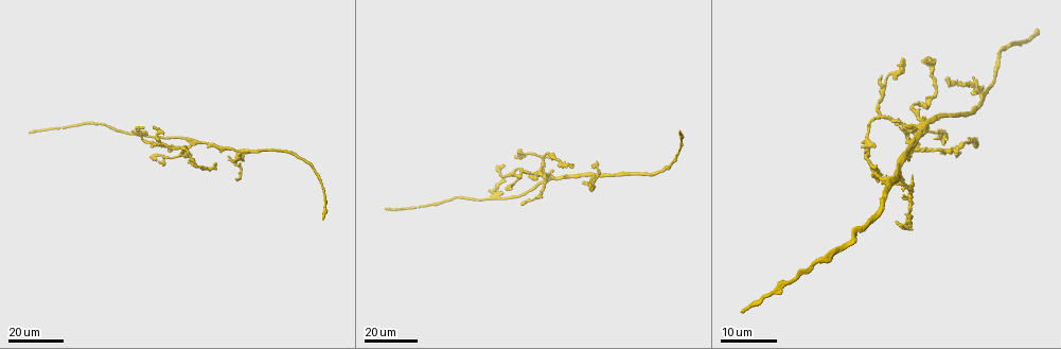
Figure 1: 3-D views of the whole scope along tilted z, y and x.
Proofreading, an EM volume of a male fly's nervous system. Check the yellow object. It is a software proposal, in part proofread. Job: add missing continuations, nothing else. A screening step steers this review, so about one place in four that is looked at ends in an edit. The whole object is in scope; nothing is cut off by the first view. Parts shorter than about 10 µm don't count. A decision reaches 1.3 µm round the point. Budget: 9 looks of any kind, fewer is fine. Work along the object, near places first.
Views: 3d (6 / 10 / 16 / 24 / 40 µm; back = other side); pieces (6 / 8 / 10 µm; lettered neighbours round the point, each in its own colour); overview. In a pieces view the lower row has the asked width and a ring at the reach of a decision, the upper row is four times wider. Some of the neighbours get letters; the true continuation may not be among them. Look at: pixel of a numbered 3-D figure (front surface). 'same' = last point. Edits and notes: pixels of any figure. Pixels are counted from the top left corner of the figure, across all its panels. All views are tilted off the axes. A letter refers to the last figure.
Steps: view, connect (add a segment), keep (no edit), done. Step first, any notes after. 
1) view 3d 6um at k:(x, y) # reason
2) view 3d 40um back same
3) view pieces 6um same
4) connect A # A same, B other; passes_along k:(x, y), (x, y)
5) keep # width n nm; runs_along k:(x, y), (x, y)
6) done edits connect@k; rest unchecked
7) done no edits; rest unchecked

view 3d 24um at 1:(154, 126) # an open end

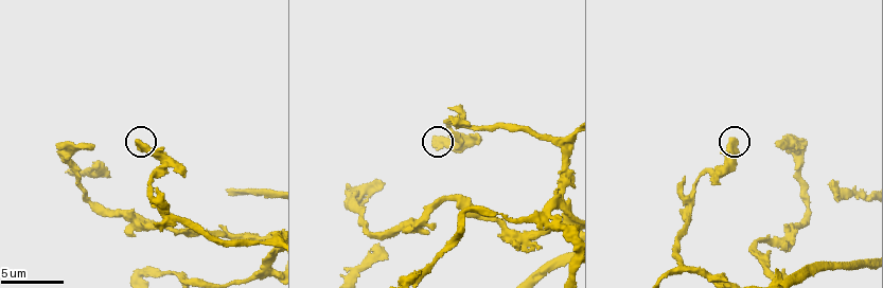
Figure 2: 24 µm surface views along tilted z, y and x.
view 3d 10um at 2:(434, 141) # closer look

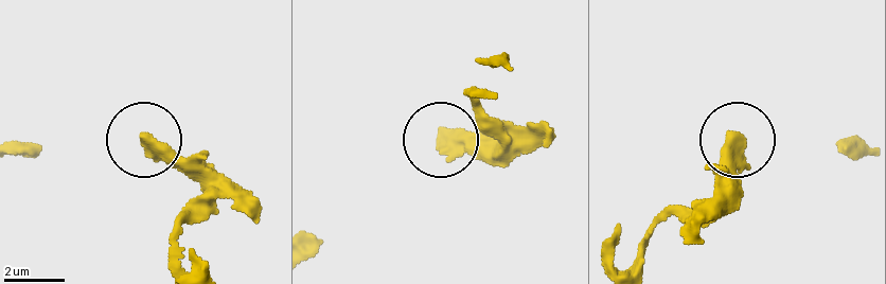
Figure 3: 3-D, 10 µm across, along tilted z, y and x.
view pieces 6um at 3:(441, 136)

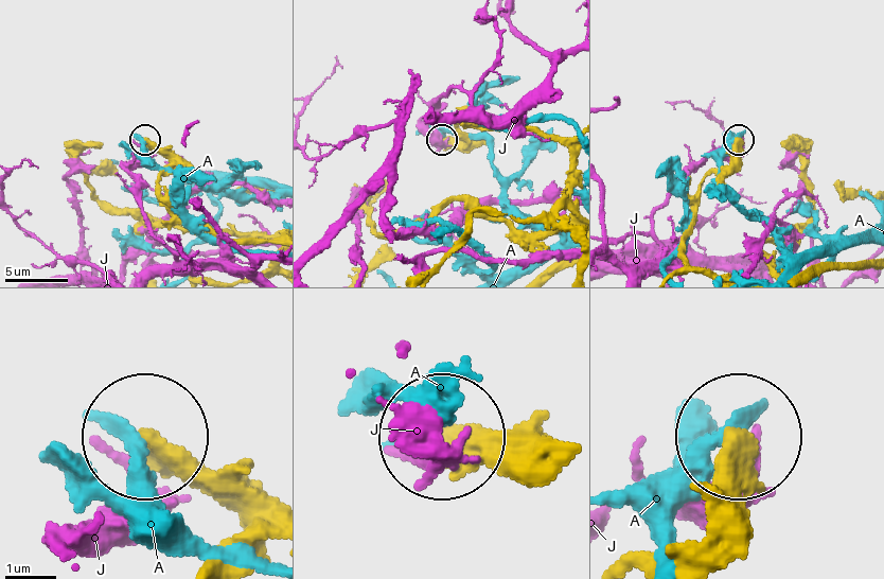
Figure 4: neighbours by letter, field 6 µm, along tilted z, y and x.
keep # width 380 nm; A other, J other; runs_along 4:(646, 566), (692, 544), (736, 446); none of them fits

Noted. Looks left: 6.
view 3d 16um at 1:(506, 187)

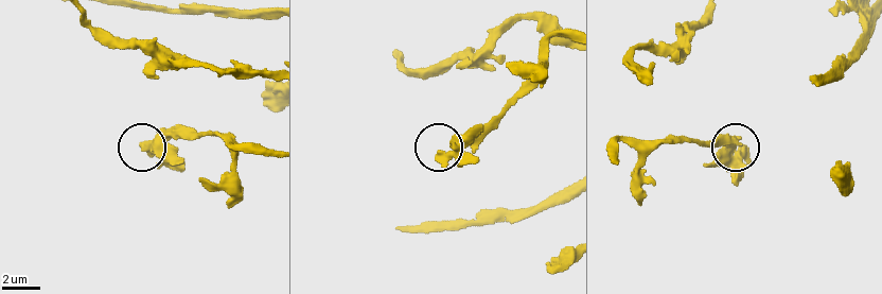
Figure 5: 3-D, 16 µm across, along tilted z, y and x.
view pieces 6um at 5:(746, 150) # see the neighbours

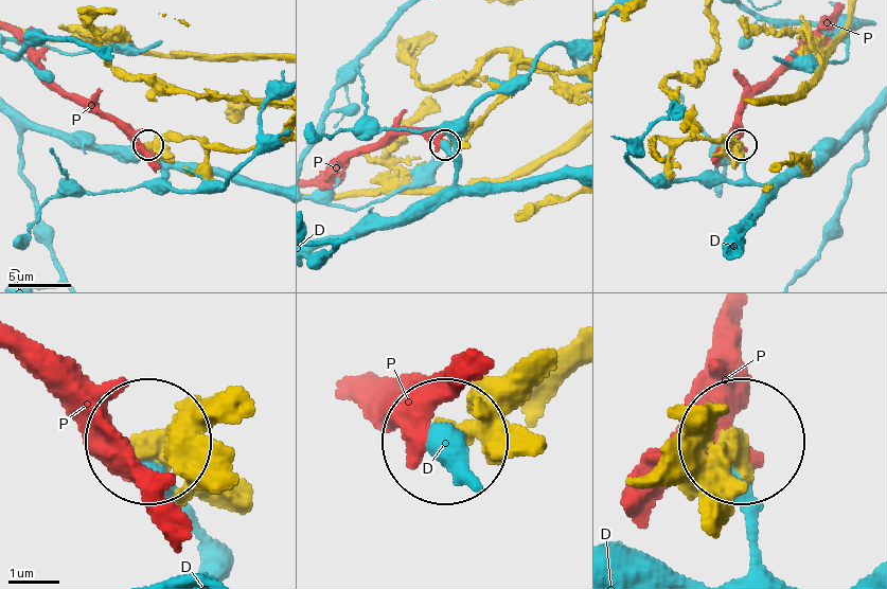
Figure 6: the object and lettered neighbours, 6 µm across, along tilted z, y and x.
keep # D other, P other; runs_along 6:(679, 414), (731, 440); no lettered segment goes on from it

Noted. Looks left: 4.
view 3d 24um at 1:(28, 131) # end of a long branch

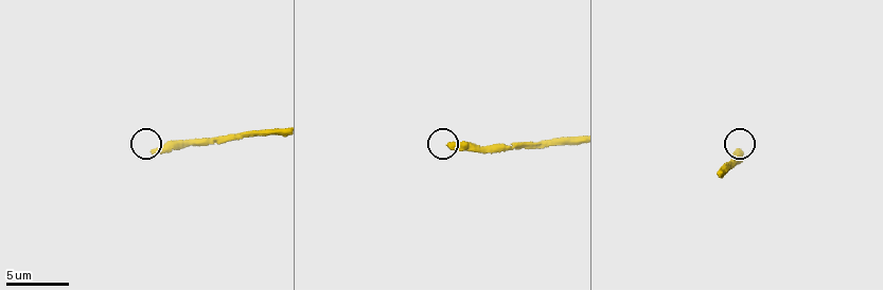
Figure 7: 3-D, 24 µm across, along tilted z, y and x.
view pieces 8um at 7:(449, 147)

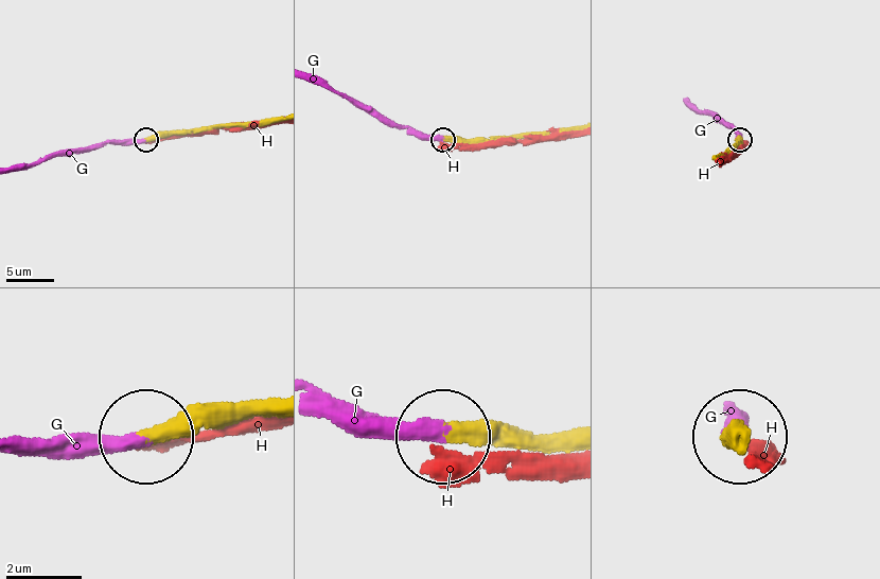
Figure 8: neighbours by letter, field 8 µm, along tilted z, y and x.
connect G # G same, H other; passes_along 8:(173, 130), (51, 153), (16, 165); it goes on there

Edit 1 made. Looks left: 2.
view 3d 16um at 1:(743, 313) # end of a long branch

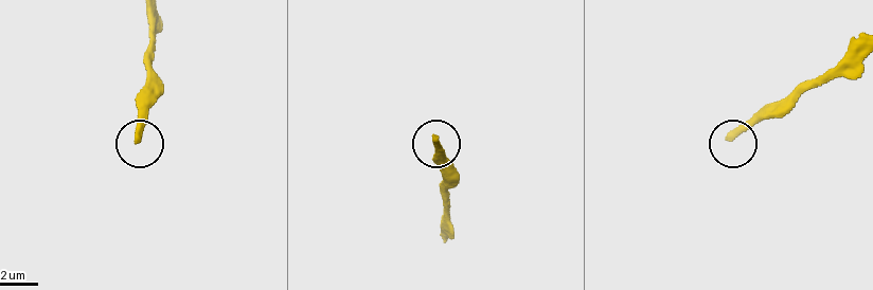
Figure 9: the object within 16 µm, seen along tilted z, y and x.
view pieces 6um at 9:(433, 135) # see the neighbours

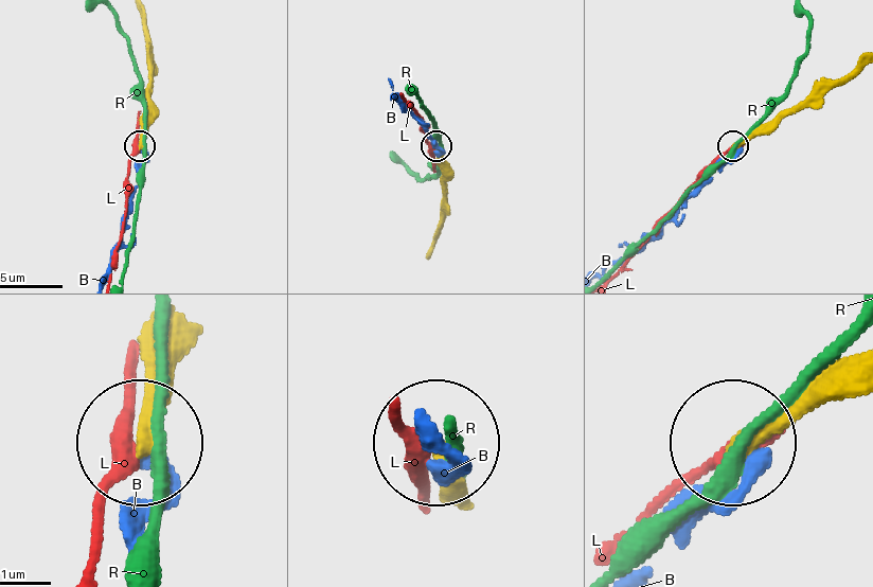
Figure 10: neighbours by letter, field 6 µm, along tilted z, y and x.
keep # B other, L other, R other; runs_along 10:(166, 321), (147, 433); none of them fits

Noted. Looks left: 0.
done edits connect@8; rest unchecked

